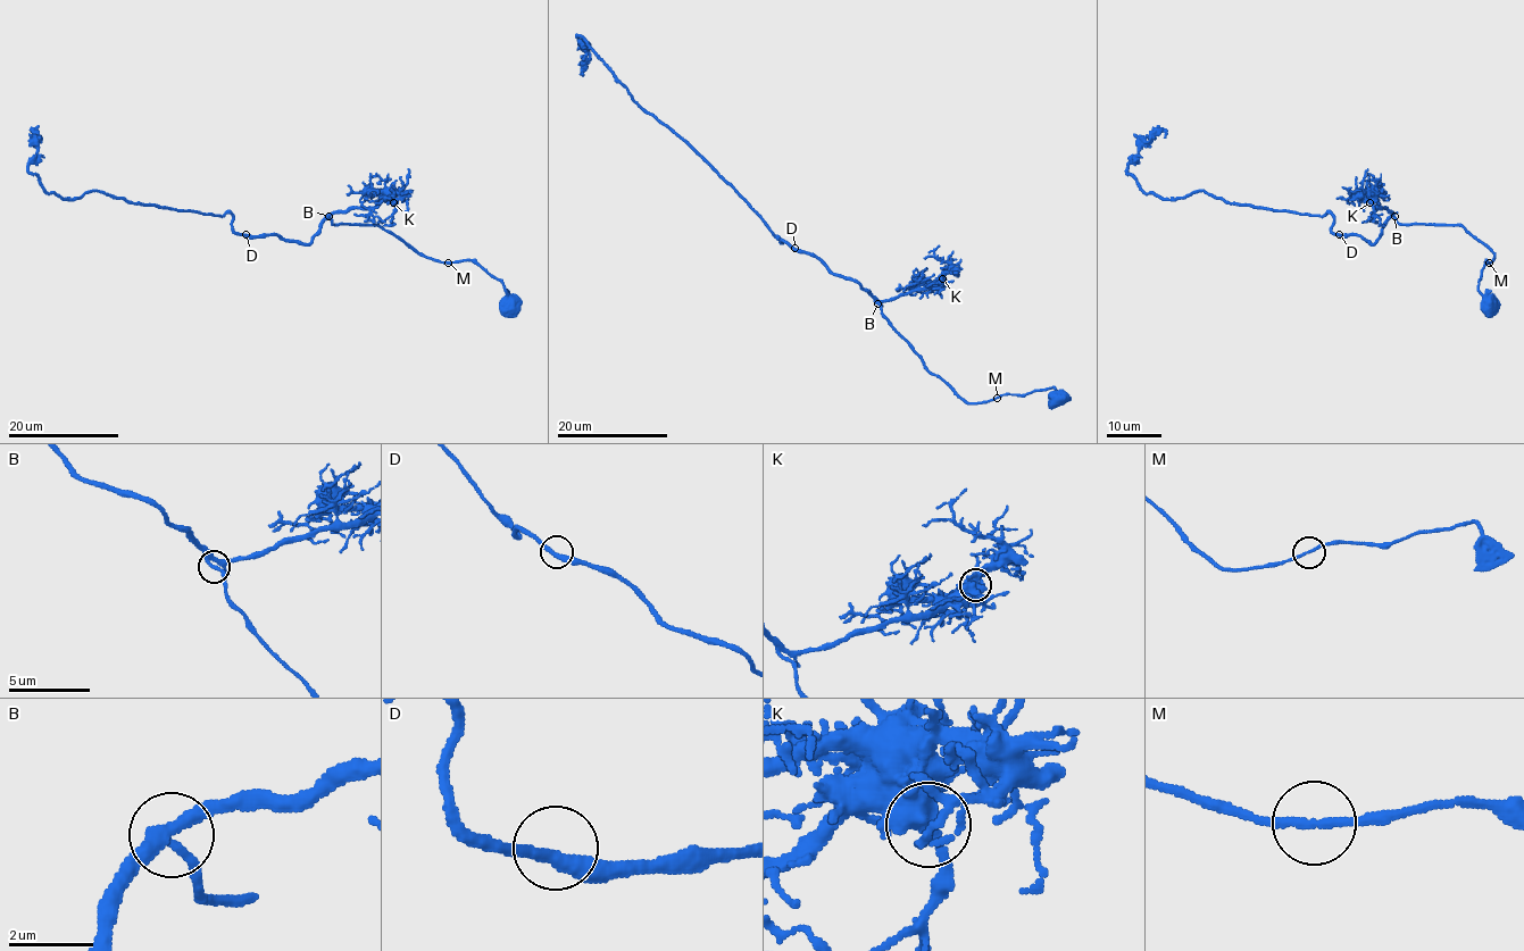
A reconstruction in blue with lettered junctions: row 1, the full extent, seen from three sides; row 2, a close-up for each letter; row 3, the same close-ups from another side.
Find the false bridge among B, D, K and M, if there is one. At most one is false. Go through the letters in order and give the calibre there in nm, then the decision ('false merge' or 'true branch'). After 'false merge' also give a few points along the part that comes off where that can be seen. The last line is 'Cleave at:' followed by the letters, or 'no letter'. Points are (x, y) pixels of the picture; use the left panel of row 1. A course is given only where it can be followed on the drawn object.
B: calibre 260 nm; true branch
D: calibre 320 nm; true branch
K: calibre 480 nm; true branch
M: calibre 170 nm; true branch
Cleave at: no letter

